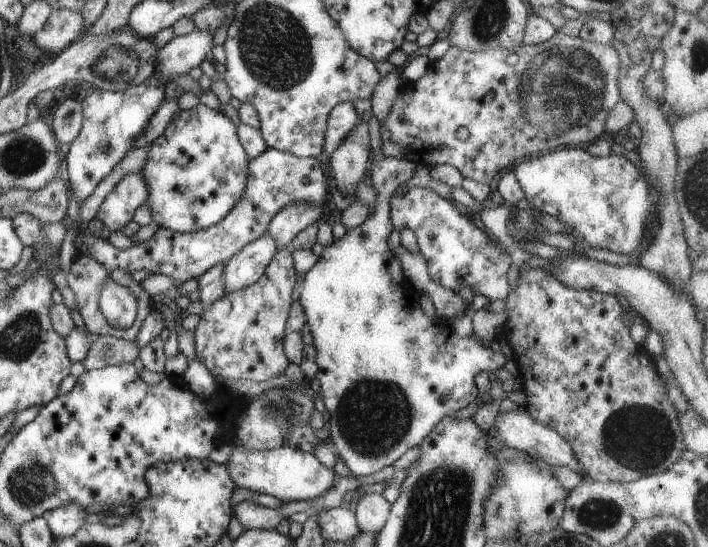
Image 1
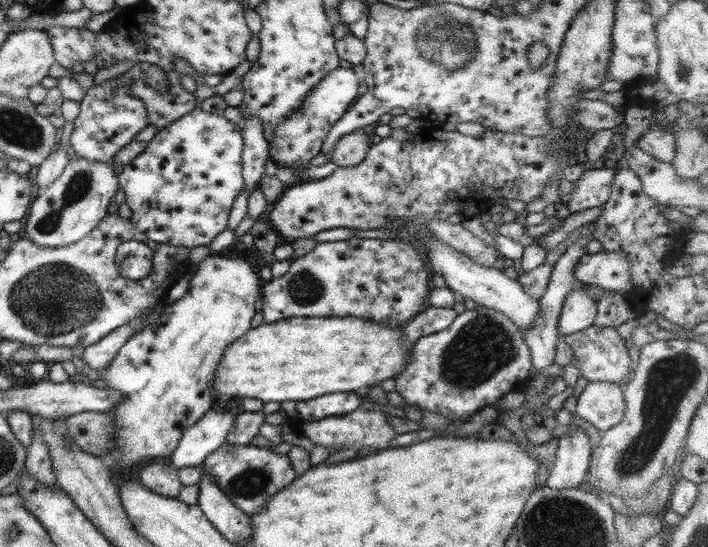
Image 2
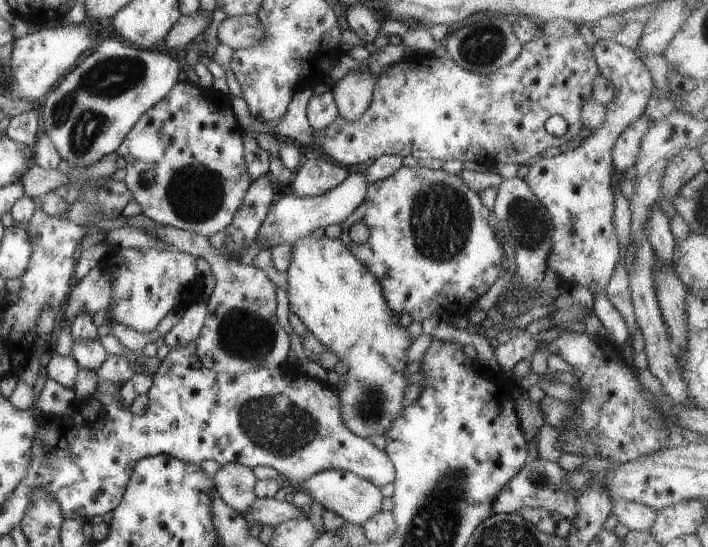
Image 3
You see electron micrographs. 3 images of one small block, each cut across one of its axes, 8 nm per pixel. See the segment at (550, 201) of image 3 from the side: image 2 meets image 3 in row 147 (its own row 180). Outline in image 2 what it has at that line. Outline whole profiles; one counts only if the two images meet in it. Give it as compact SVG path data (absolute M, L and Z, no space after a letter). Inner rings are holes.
M601 164L596 169L584 170L575 182L566 202L561 202L570 213L586 208L601 207L607 202L616 168L607 169Z

